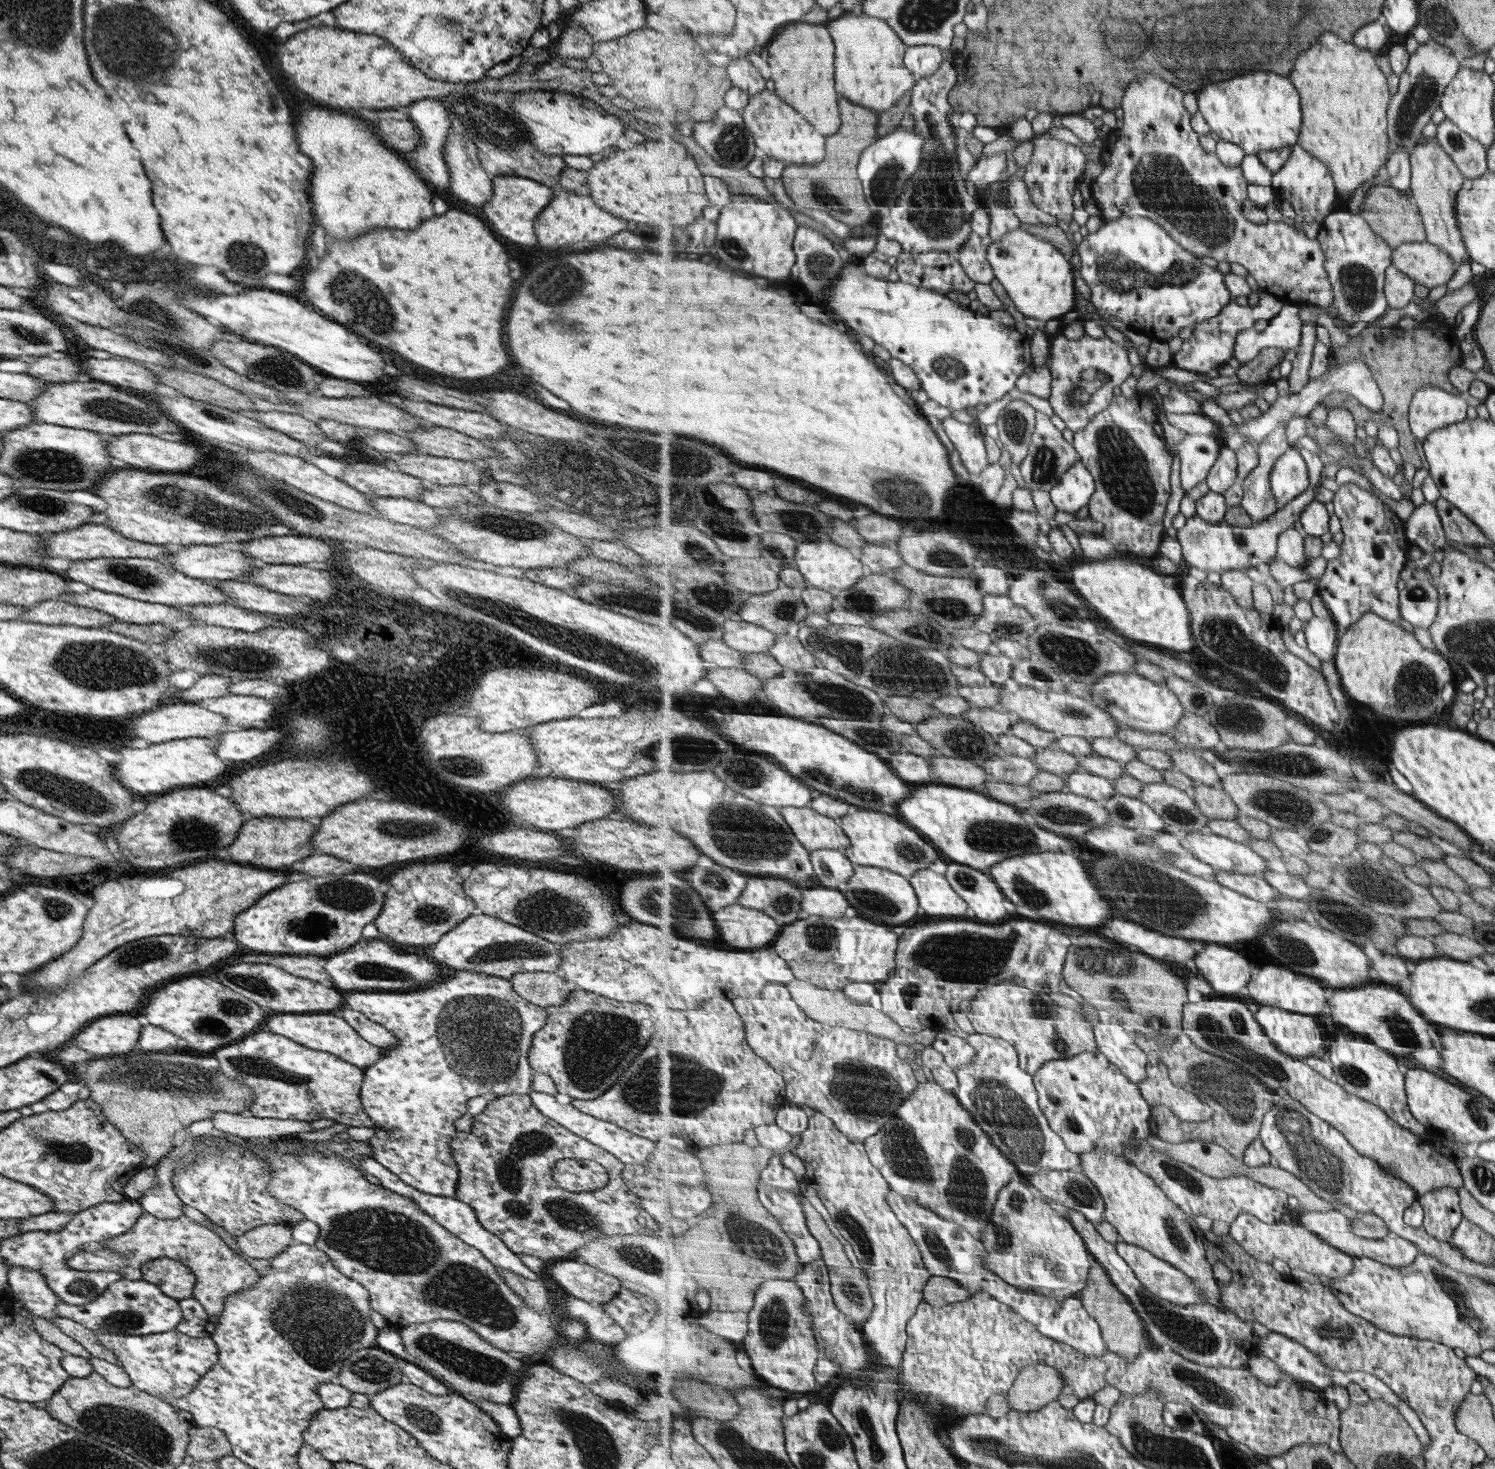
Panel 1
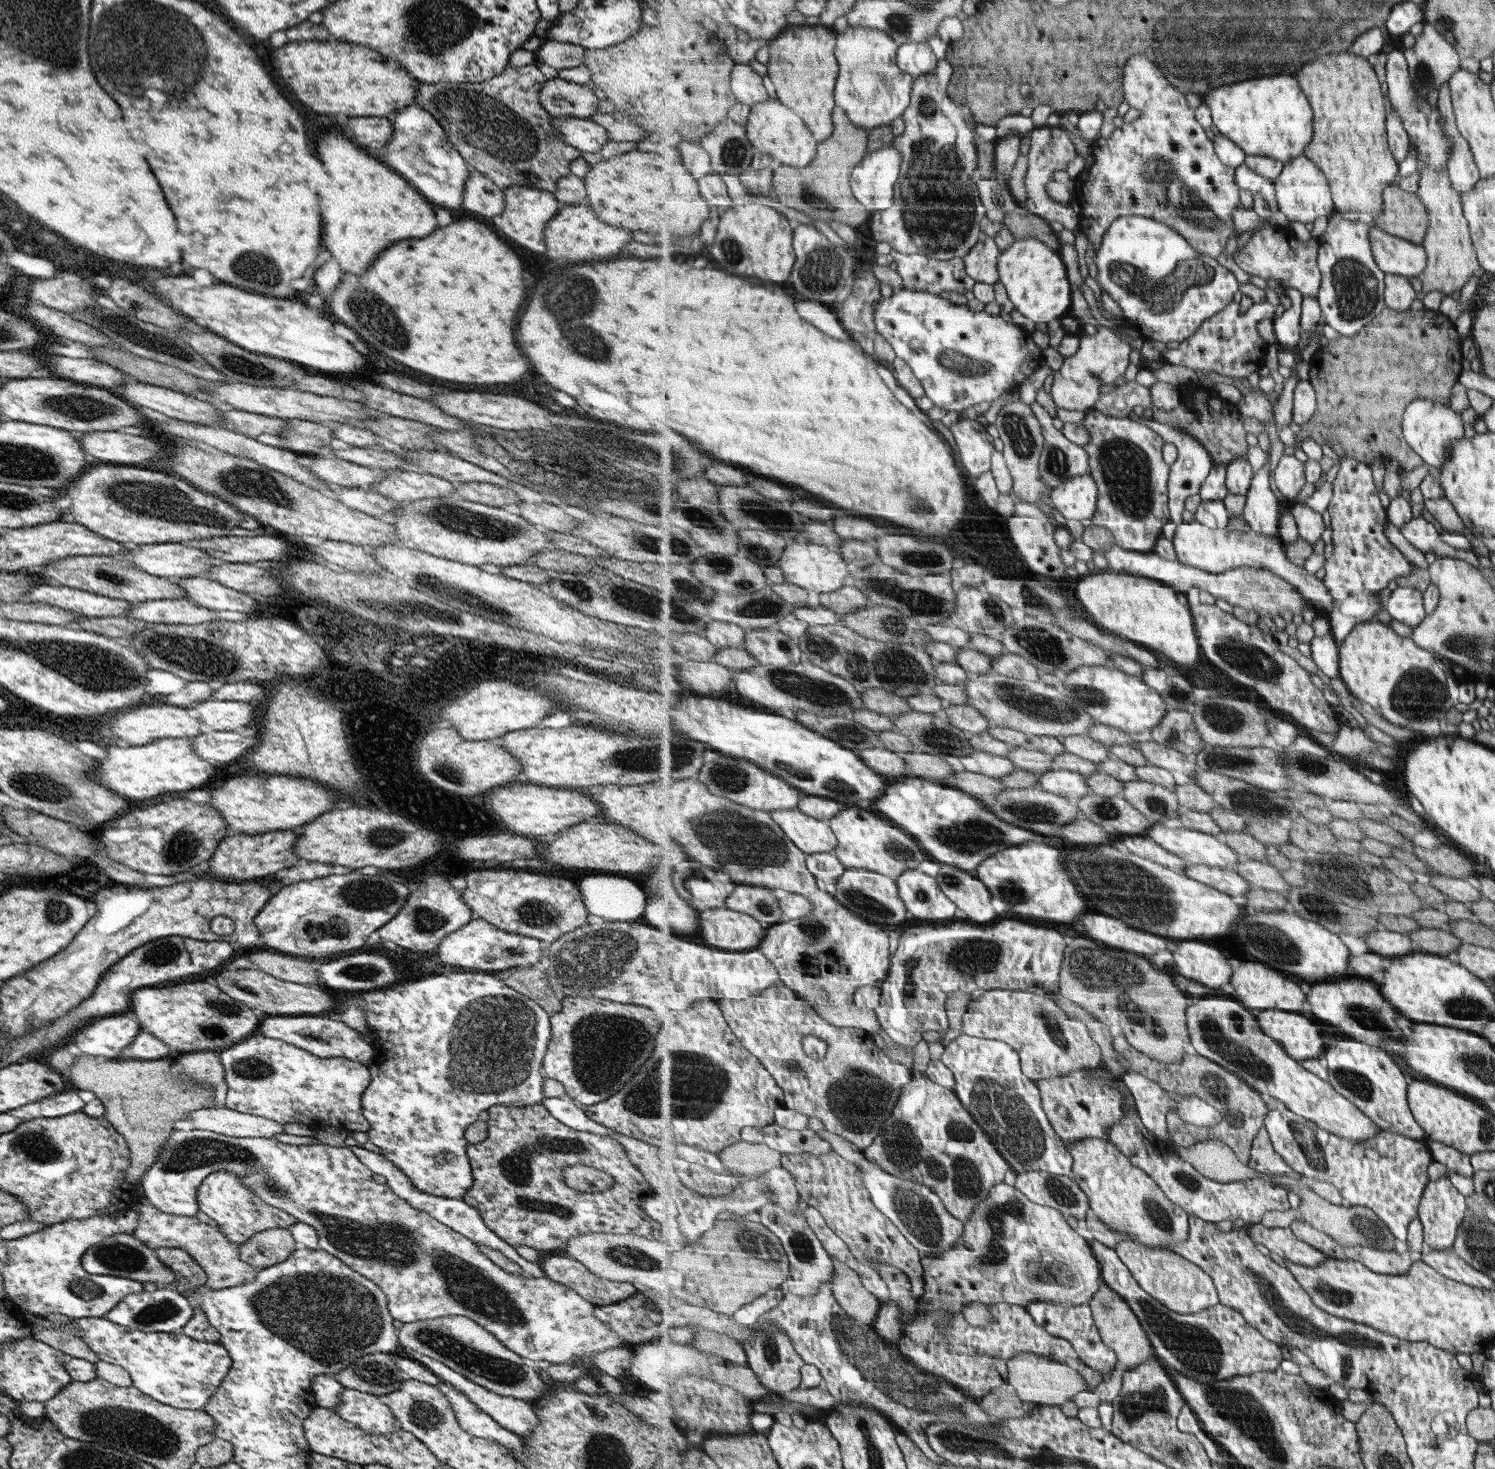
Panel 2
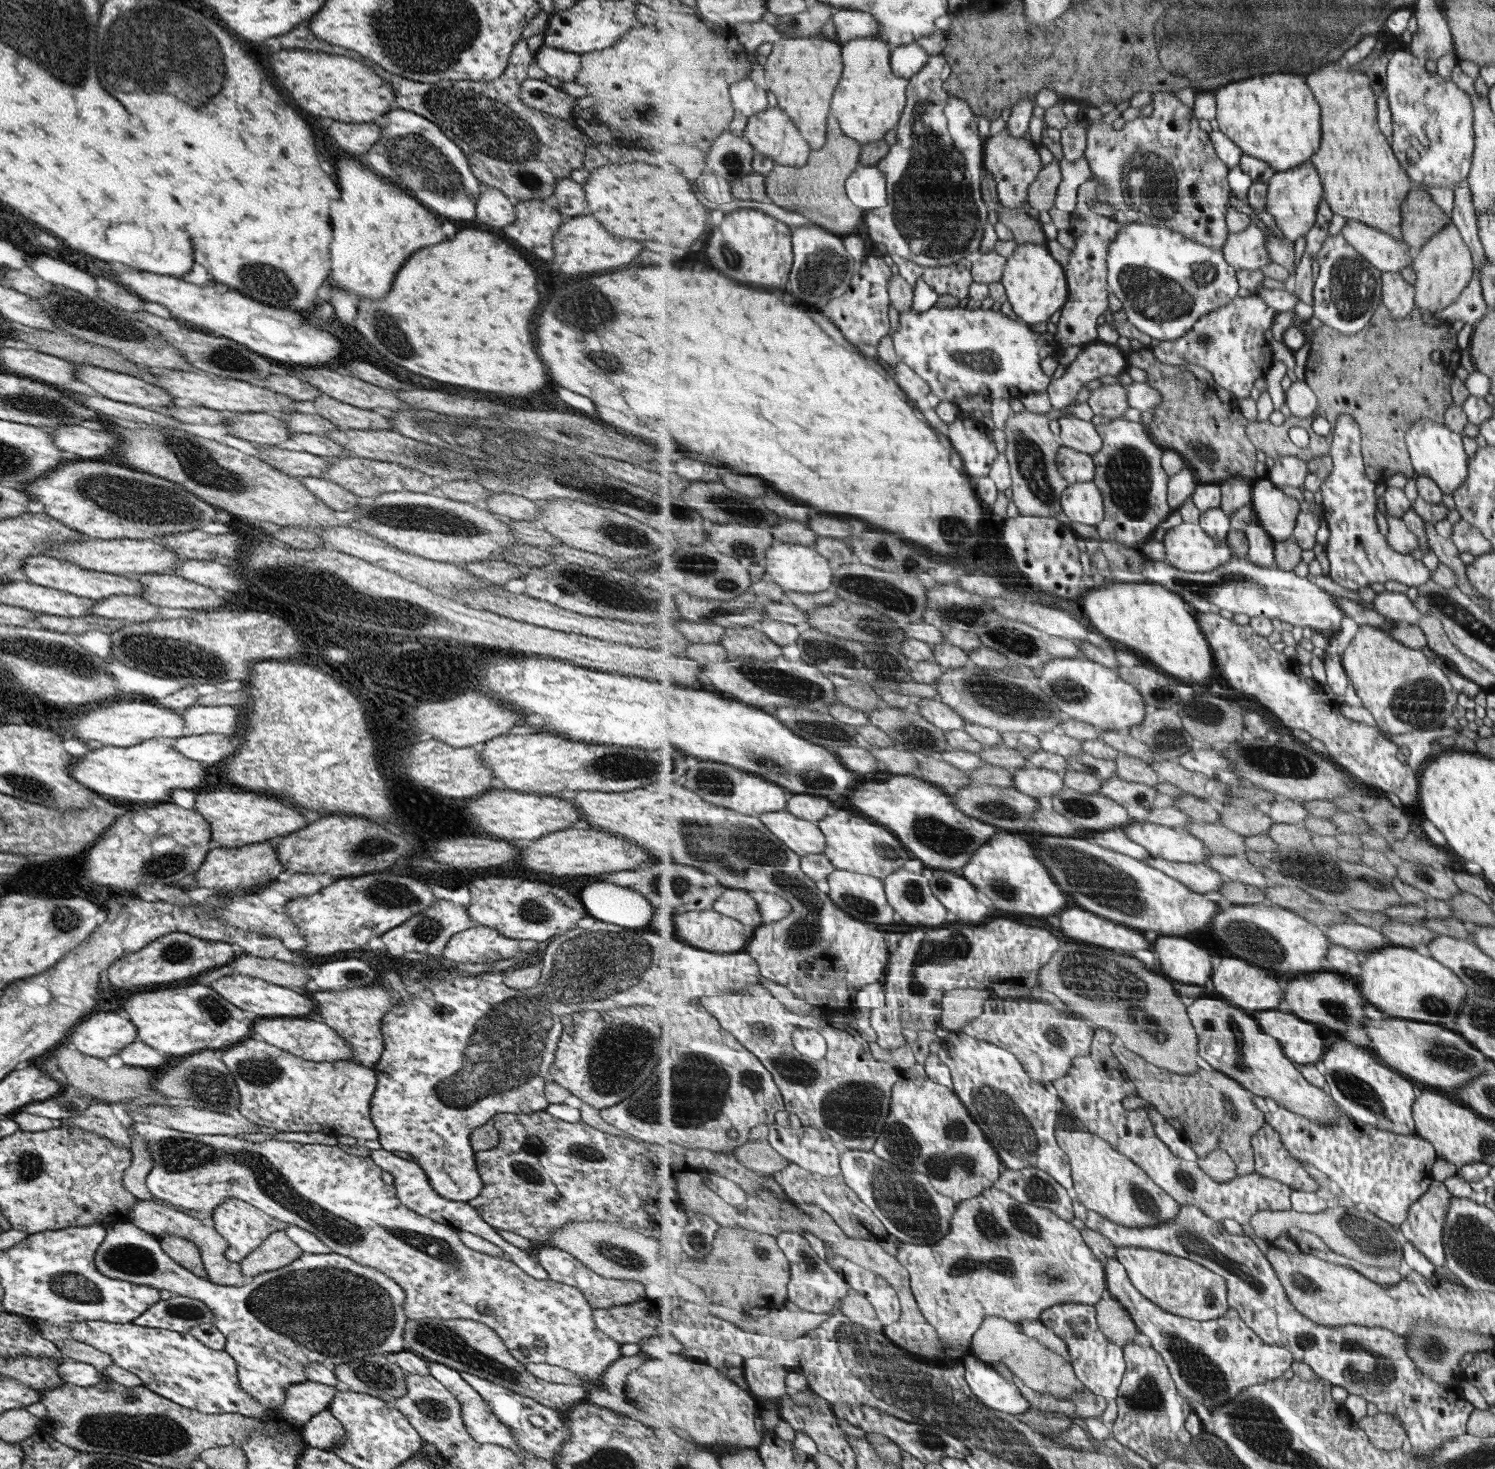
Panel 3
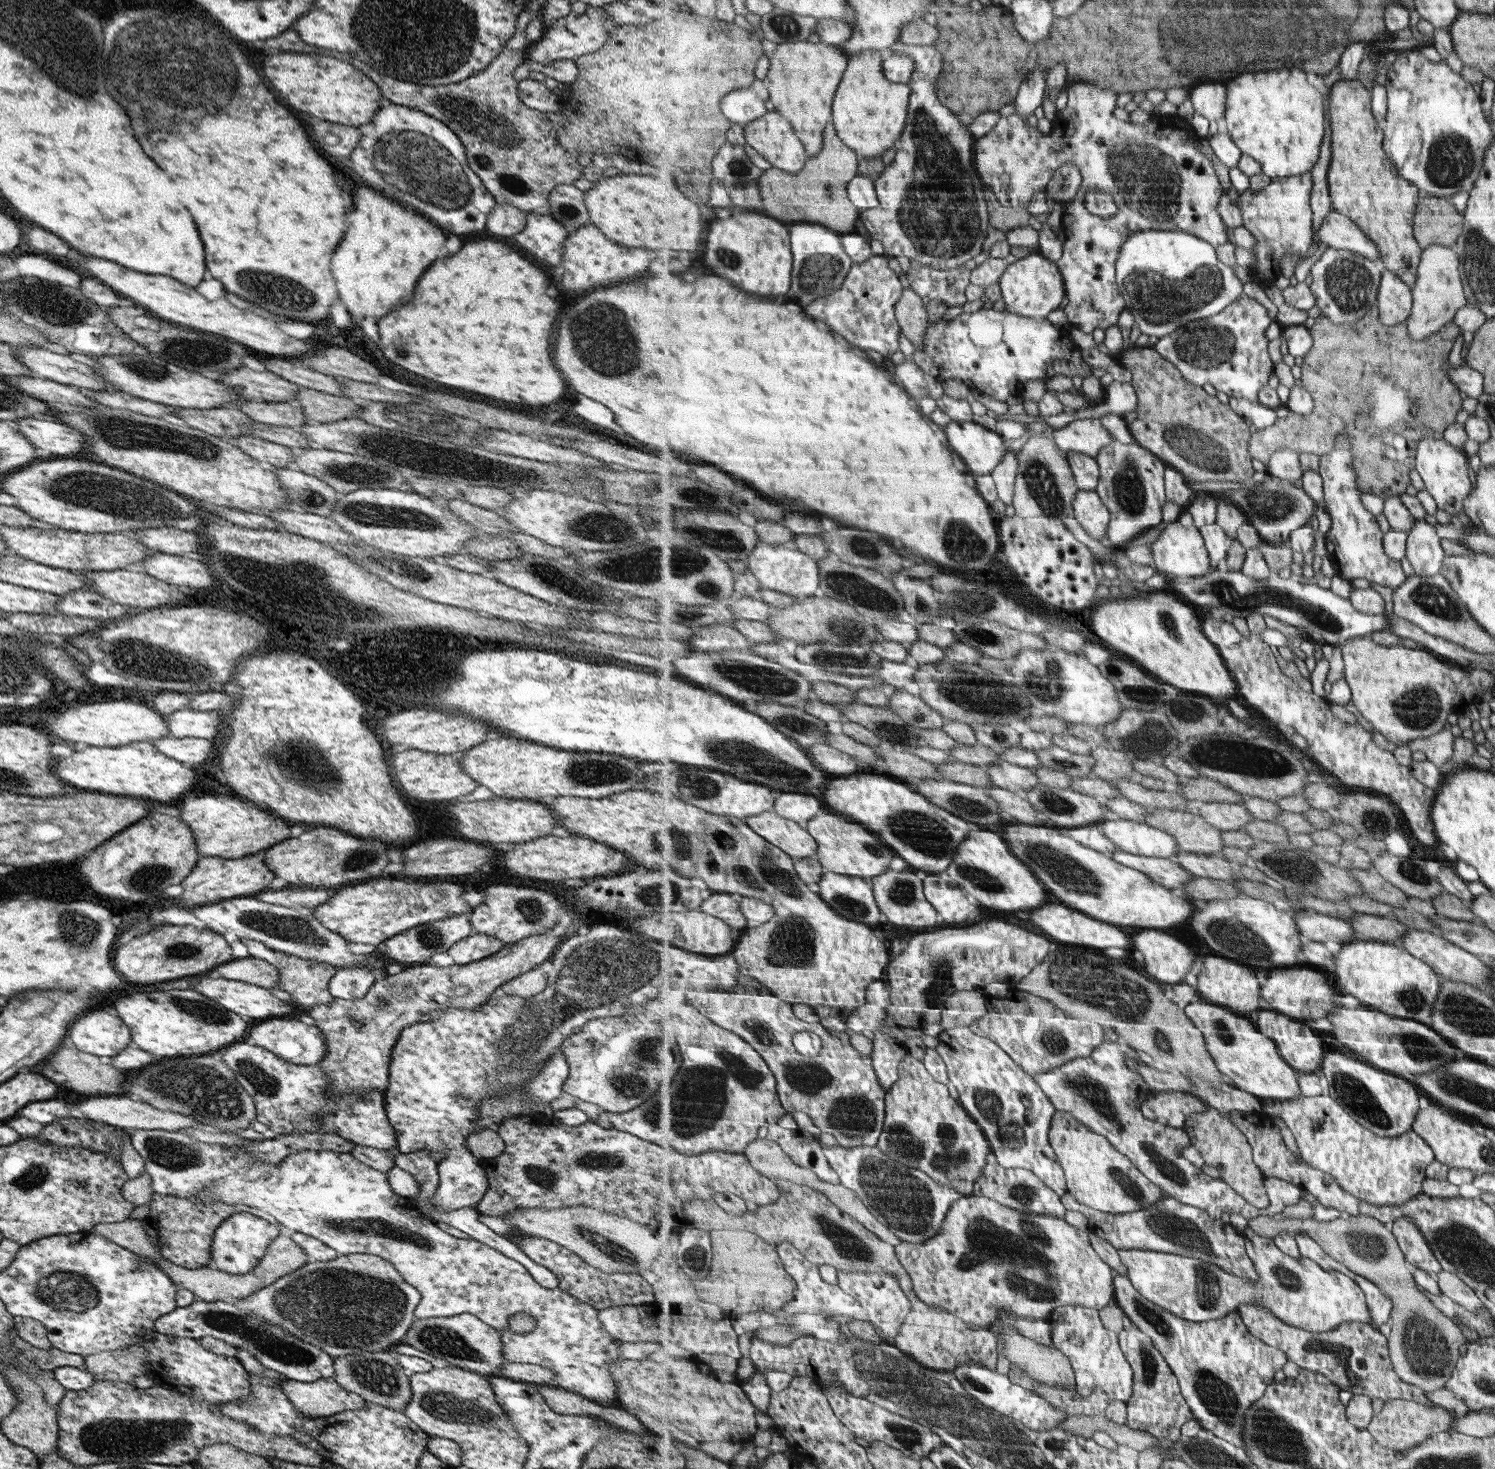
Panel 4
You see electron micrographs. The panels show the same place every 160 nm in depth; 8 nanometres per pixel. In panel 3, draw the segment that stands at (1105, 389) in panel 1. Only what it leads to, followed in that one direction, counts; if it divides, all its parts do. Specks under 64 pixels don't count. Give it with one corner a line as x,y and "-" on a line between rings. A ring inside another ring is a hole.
1099,341
1085,344
1081,354
1075,362
1069,365
1069,368
1063,373
1061,378
1055,379
1048,386
1050,402
1055,409
1065,408
1075,403
1079,392
1093,380
1099,380
1102,376
1119,376
1129,368
1127,355
1118,347

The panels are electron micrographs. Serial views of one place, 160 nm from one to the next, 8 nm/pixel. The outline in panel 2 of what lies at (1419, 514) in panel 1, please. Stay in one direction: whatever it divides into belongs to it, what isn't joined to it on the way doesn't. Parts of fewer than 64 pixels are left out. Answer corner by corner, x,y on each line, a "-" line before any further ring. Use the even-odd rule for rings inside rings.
1421,516
1413,517
1413,520
1410,520
1400,530
1406,540
1424,554
1433,553
1437,557
1461,558
1479,567
1477,553
1465,552
1465,550
1447,544
1442,539
1442,534
1435,528
1435,524
1431,524
1429,520

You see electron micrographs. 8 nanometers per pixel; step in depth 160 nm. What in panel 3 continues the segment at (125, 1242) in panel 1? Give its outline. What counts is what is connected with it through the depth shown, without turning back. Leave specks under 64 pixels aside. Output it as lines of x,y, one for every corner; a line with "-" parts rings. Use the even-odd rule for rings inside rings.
136,1199
129,1211
129,1223
155,1238
159,1238
159,1236
163,1236
164,1234
172,1234
173,1236
180,1236
185,1240
190,1240
198,1248
203,1268
210,1283
225,1287
237,1287
246,1281
245,1277
241,1274
240,1265
225,1258
226,1240
210,1223
206,1224
204,1221
201,1222
195,1218
191,1218
191,1216
187,1216
187,1214
171,1207
168,1208
165,1205
156,1204
151,1199

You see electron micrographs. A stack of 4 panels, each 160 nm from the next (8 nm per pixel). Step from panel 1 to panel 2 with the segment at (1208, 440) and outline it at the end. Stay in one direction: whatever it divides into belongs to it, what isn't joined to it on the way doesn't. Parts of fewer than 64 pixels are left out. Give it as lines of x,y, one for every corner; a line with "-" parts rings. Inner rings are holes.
1133,411
1129,412
1128,417
1135,422
1141,422
1146,424
1149,428
1152,428
1165,439
1166,443
1173,443
1177,445
1177,460
1171,464
1171,474
1169,481
1169,512
1170,519
1175,525
1183,524
1183,512
1186,509
1186,500
1193,495
1200,494
1201,487
1204,481
1210,475
1211,469
1214,467
1214,460
1211,453
1206,450
1204,444
1199,442
1195,437
1192,437
1183,429
1176,427
1172,424
1161,424
1161,422
1155,421
1149,413
1136,416

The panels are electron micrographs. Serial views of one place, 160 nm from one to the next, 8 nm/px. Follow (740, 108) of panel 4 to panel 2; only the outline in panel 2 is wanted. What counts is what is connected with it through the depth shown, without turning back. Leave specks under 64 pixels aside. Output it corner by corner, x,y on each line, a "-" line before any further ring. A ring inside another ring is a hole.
738,64
732,72
732,89
739,103
755,107
769,99
763,76
759,76
748,64

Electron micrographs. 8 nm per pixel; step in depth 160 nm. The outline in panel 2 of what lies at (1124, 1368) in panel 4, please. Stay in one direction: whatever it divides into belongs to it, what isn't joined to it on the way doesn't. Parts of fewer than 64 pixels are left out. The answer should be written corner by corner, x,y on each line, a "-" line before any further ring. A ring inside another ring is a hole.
1035,1301
1028,1304
1026,1309
1031,1313
1036,1323
1047,1332
1071,1341
1080,1360
1083,1360
1091,1368
1101,1371
1104,1374
1104,1380
1112,1377
1112,1372
1116,1369
1119,1358
1116,1352
1104,1343
1100,1329
1093,1318
1090,1304
1065,1307
1063,1304

